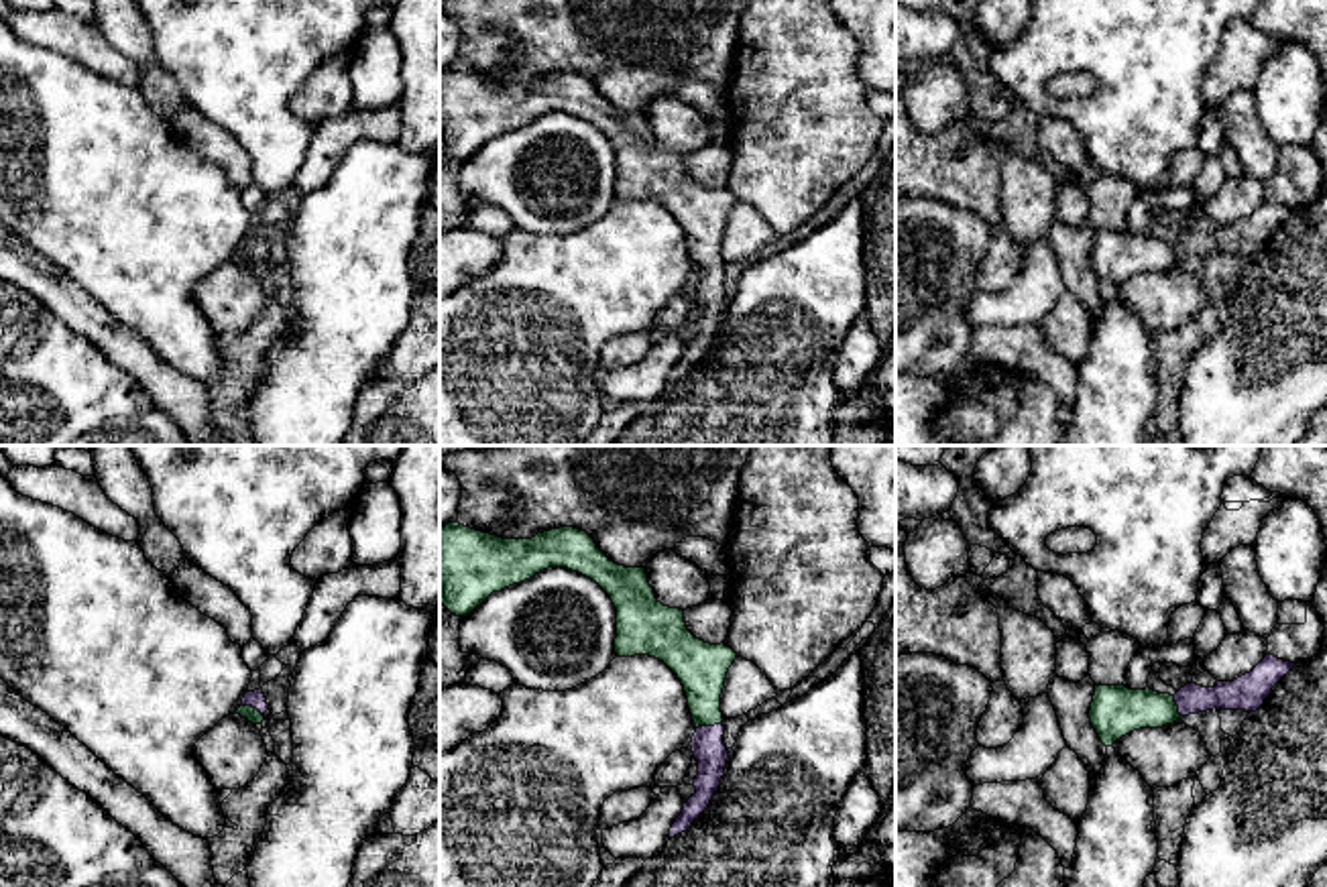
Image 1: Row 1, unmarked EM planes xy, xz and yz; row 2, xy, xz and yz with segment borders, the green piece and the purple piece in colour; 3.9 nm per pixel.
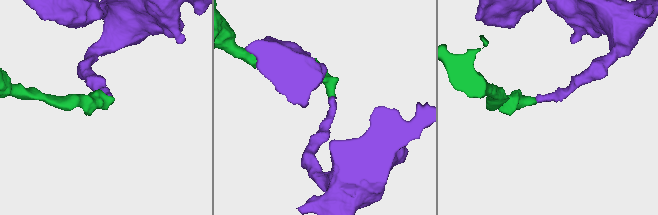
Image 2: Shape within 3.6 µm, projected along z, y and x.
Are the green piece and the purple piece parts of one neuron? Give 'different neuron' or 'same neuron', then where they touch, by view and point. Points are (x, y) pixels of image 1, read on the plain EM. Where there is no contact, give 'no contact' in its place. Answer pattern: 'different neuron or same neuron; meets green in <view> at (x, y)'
same neuron; meets green in xz at (709, 269)

